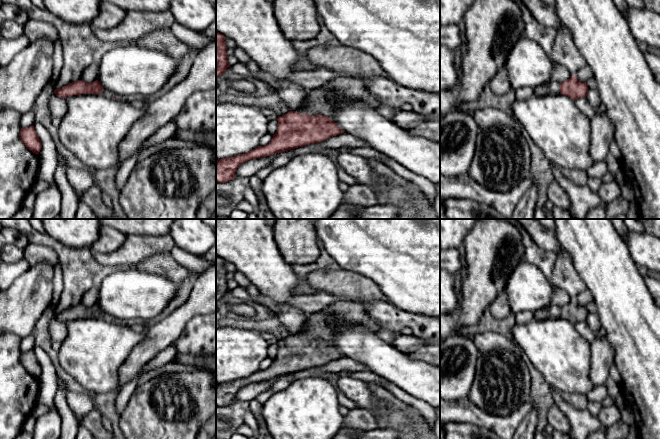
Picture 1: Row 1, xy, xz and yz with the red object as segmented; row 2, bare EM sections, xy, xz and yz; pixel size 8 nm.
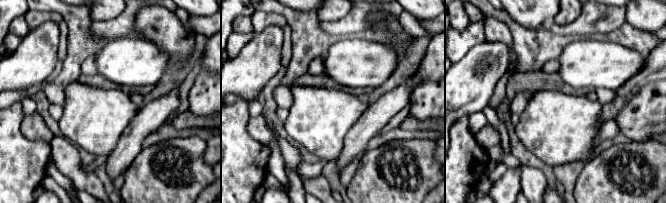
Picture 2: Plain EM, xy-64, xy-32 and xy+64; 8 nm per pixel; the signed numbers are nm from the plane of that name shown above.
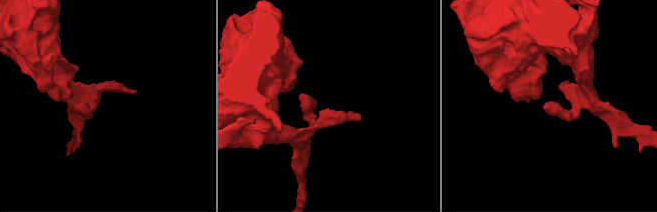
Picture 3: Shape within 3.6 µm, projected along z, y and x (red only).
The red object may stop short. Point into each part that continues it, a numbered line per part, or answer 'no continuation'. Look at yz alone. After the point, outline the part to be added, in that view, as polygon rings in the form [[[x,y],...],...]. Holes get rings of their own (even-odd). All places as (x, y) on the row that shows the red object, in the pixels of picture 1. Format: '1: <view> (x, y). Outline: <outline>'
1: yz (552, 87). Outline: [[[556,81],[549,82],[547,84],[543,84],[534,88],[534,95],[536,96],[559,94],[559,93],[560,93],[560,83]]]

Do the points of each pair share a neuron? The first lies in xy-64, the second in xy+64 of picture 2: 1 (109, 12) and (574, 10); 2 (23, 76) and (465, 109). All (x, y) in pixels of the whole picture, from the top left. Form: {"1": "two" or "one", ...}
{"1": "one", "2": "one"}

